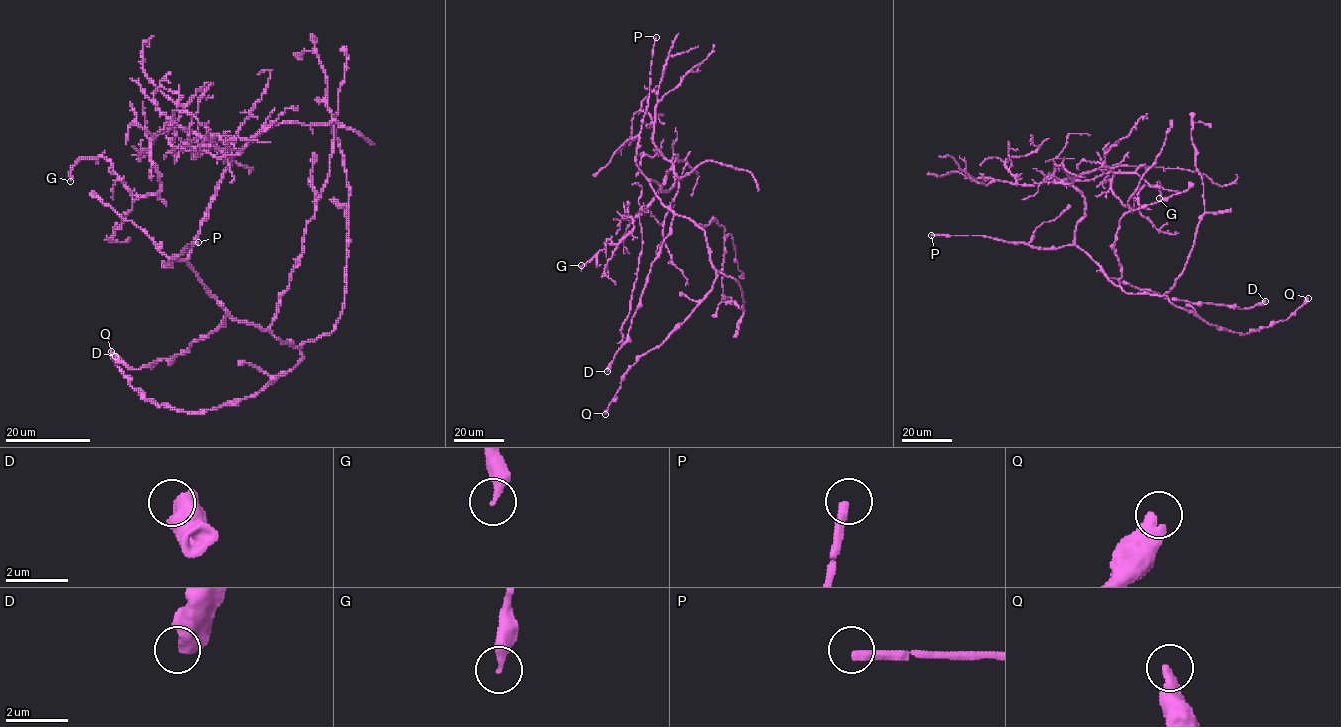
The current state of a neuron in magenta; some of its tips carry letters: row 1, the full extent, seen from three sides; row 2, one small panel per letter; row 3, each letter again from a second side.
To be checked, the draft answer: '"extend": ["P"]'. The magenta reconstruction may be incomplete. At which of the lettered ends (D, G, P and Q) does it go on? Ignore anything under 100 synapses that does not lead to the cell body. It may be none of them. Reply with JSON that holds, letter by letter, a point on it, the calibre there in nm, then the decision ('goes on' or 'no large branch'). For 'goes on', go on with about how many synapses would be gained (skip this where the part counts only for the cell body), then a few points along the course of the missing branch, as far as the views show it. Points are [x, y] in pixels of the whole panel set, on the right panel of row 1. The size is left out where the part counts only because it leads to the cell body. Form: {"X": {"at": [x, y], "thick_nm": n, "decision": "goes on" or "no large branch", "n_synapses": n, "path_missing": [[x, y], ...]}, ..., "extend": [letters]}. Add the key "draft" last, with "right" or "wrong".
{"D": {"at": [1265, 301], "thick_nm": 650, "decision": "no large branch"}, "G": {"at": [1159, 198], "thick_nm": 300, "decision": "no large branch"}, "P": {"at": [931, 235], "thick_nm": 320, "decision": "goes on", "n_synapses": 130}, "Q": {"at": [1308, 298], "thick_nm": 480, "decision": "no large branch"}, "extend": ["P"], "draft": "right"}

